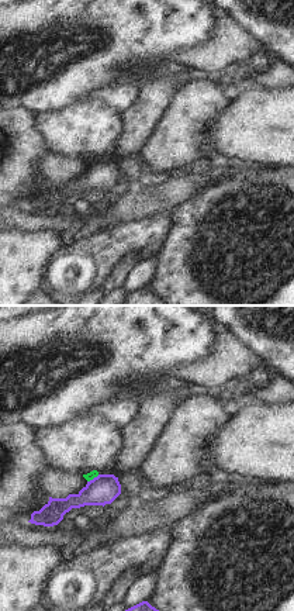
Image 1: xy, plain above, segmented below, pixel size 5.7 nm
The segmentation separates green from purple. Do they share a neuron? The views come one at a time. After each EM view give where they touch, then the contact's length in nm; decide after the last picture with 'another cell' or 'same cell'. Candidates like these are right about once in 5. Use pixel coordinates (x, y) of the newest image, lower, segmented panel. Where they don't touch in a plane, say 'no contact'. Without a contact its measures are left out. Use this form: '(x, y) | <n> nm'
(93, 477) | 80 nm

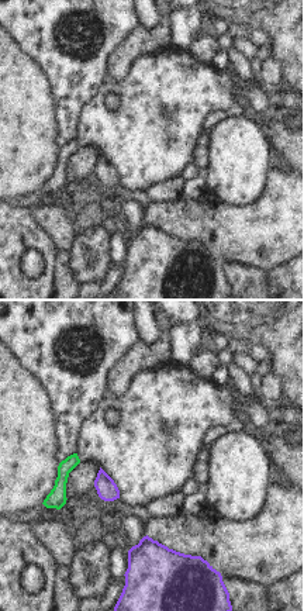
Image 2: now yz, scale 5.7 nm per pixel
no contact

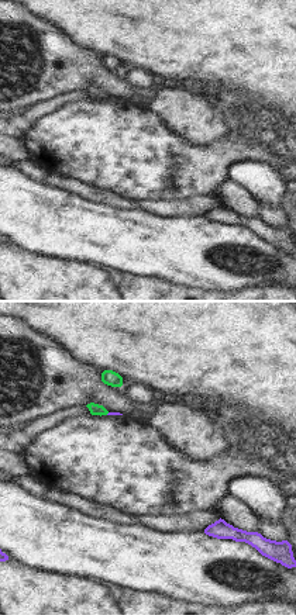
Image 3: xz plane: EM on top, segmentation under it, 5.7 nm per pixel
no contact

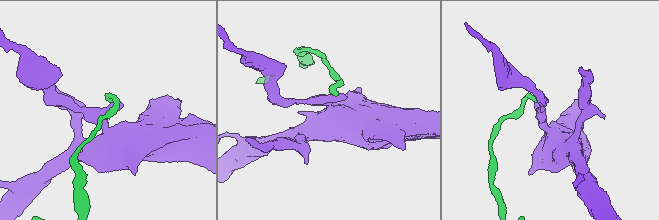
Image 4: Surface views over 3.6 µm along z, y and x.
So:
another cell

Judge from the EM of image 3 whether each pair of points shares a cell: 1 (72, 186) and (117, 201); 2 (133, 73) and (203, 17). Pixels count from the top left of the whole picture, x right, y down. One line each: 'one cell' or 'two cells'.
1: one cell
2: two cells

